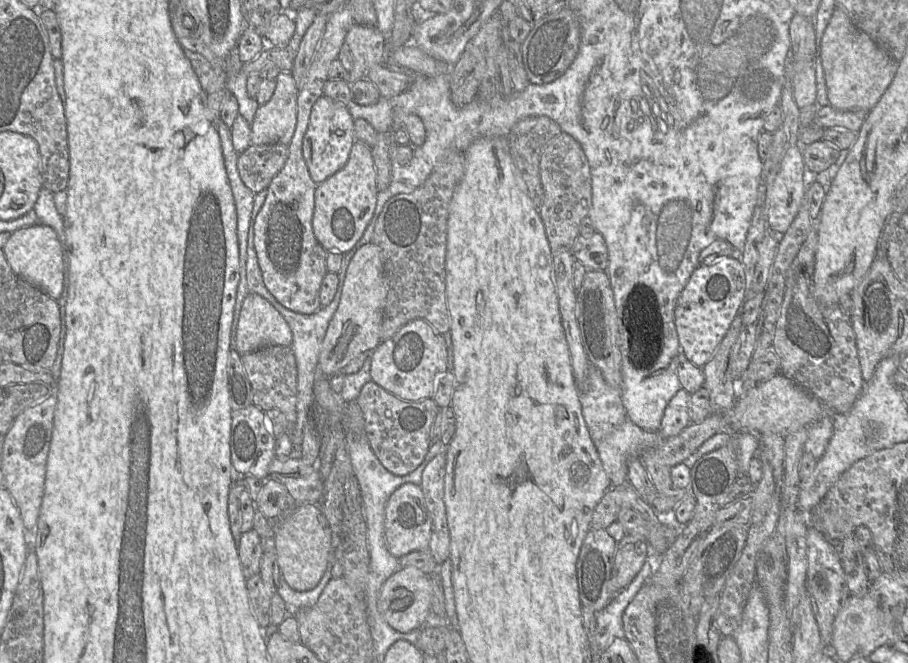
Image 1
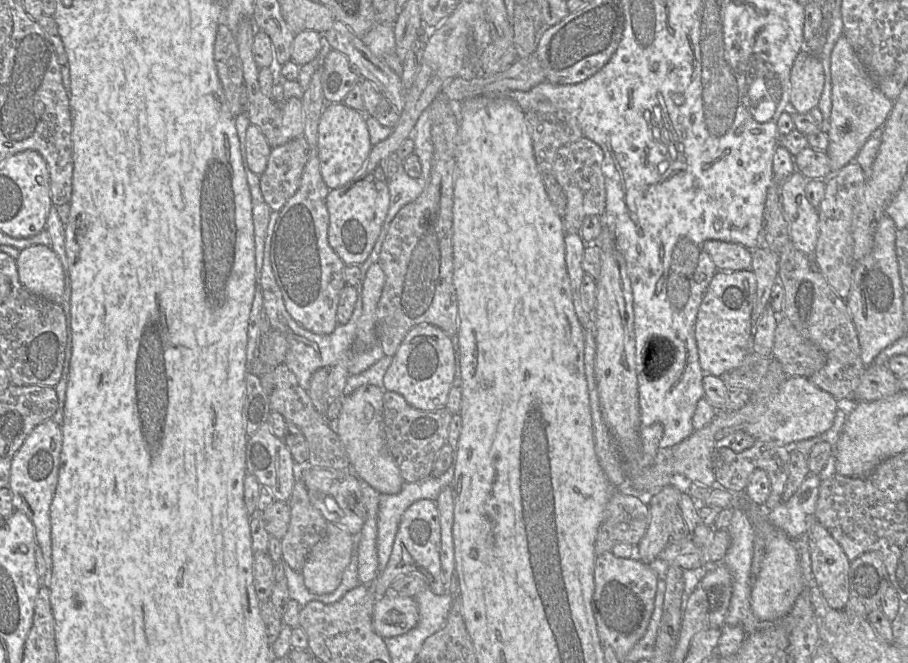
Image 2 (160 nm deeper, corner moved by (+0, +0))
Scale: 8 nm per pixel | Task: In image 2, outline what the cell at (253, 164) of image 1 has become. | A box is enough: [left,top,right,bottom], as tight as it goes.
[260,135,310,211]

